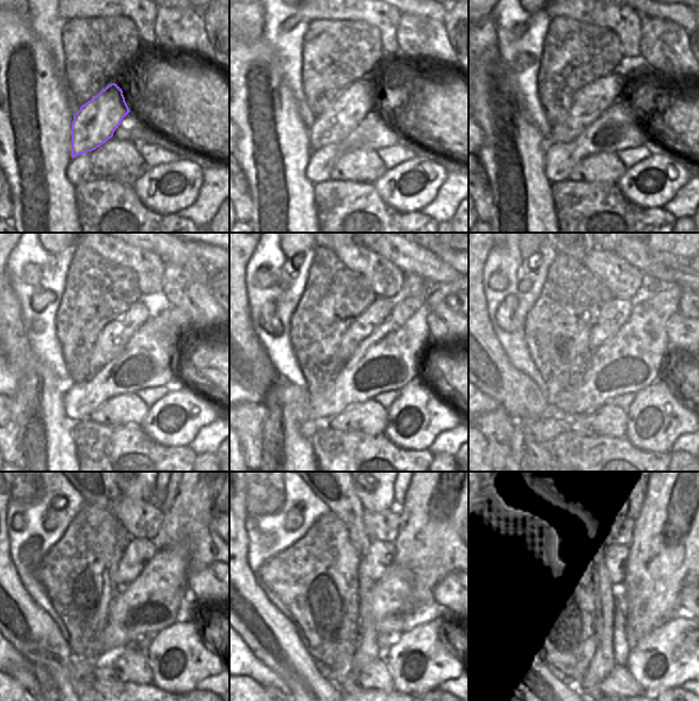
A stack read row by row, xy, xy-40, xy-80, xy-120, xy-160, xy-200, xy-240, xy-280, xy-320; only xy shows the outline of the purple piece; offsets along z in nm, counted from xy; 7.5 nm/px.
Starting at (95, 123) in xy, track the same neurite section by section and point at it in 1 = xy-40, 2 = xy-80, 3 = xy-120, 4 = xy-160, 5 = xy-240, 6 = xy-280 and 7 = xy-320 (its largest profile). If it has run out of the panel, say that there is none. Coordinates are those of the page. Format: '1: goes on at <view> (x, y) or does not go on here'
1: goes on at xy-40 (344, 114)
2: goes on at xy-80 (588, 105)
3: goes on at xy-120 (112, 339)
4: goes on at xy-160 (379, 311)
5: goes on at xy-240 (139, 551)
6: goes on at xy-280 (380, 555)
7: goes on at xy-320 (613, 566)

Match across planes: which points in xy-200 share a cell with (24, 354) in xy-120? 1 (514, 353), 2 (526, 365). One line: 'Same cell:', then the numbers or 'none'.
Same cell: none

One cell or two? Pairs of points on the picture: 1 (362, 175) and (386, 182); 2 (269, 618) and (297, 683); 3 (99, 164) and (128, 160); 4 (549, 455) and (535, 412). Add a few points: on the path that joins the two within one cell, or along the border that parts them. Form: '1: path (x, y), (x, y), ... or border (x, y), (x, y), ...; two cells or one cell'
1: border (387, 169), (372, 184); two cells
2: path (274, 634), (281, 650), (296, 667); one cell
3: path (107, 160), (121, 160); one cell
4: path (538, 444), (535, 440), (535, 423); one cell

